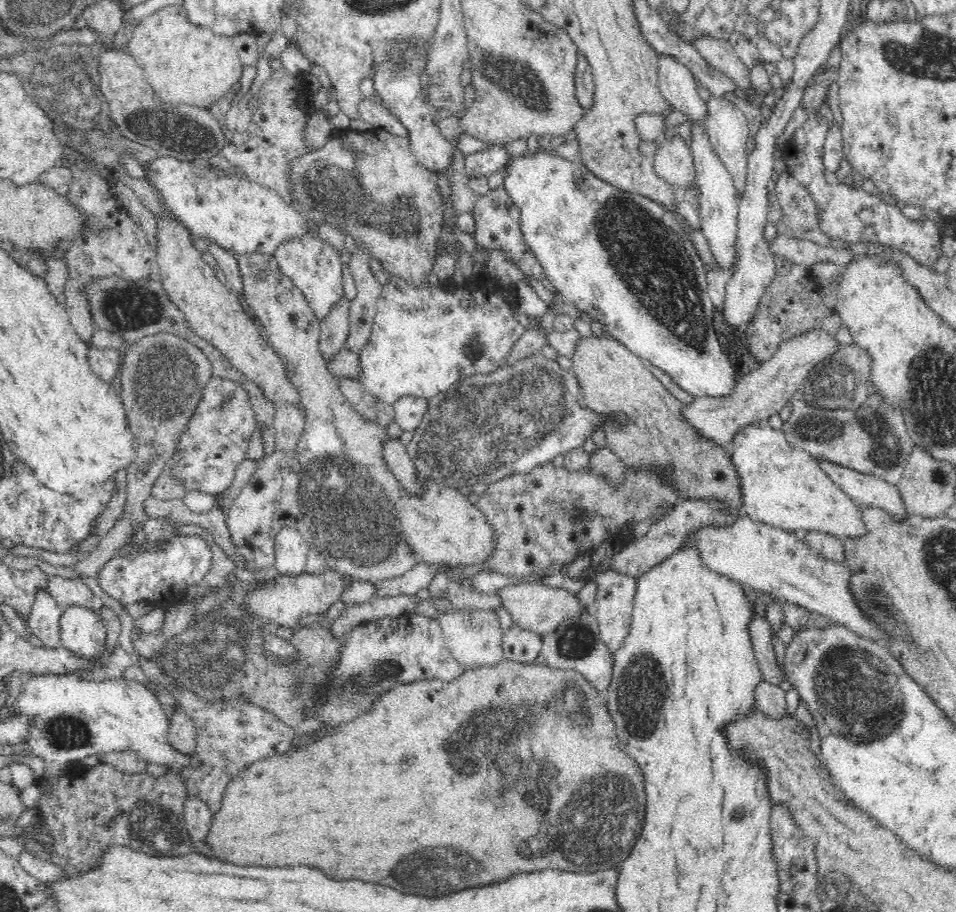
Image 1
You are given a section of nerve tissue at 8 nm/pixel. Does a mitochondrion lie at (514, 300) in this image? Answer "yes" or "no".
no

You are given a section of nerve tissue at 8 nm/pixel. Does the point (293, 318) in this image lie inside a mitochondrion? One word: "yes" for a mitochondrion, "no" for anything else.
no

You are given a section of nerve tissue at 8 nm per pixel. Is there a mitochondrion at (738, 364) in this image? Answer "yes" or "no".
no

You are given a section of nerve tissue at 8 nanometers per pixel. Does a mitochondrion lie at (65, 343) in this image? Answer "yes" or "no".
no

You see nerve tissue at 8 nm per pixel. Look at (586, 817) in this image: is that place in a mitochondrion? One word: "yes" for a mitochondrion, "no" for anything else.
yes

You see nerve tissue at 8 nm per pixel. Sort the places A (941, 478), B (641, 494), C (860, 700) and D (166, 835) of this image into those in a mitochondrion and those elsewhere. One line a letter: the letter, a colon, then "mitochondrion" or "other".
A: mitochondrion
B: mitochondrion
C: mitochondrion
D: mitochondrion

